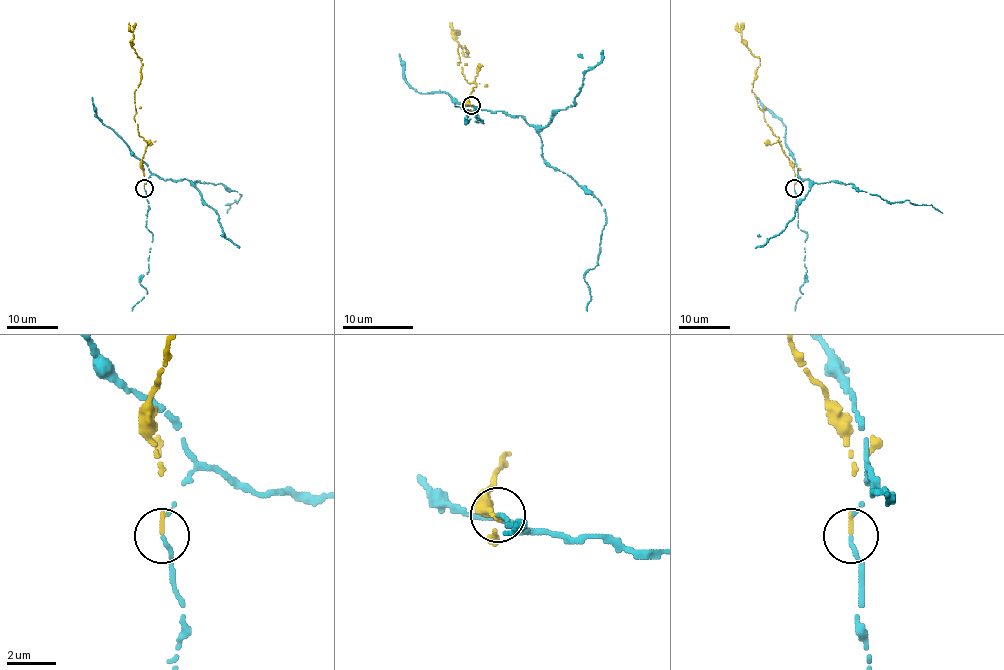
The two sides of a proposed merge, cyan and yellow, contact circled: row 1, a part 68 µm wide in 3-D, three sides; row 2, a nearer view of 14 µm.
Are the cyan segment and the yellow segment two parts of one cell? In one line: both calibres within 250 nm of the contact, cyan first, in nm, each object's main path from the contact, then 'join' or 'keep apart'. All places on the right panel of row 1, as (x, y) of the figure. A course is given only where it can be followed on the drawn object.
130/160 nm | cyan via (794, 188), (797, 174), (801, 180), (851, 183), (859, 191), (878, 194), (890, 202), (931, 205), (942, 212) | yellow via (794, 188), (792, 164), (764, 119), (763, 111), (752, 91), (759, 58), (747, 46), (736, 23) | keep apart

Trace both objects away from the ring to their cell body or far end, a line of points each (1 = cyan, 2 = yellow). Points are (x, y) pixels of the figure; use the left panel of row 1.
1: (144, 188), (152, 174), (163, 179), (221, 183), (241, 194), (237, 202), (226, 205), (229, 205), (227, 212)
2: (144, 188), (142, 164), (147, 142), (134, 119), (134, 91), (140, 81), (142, 65), (133, 46), (129, 23)

